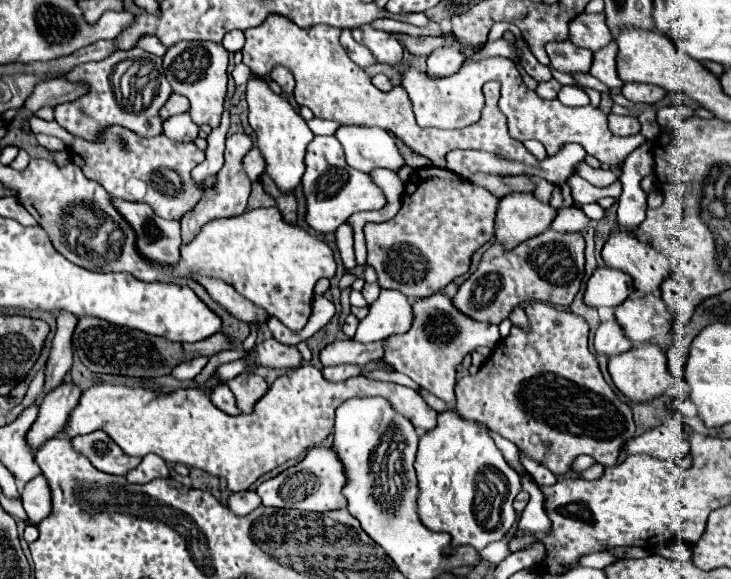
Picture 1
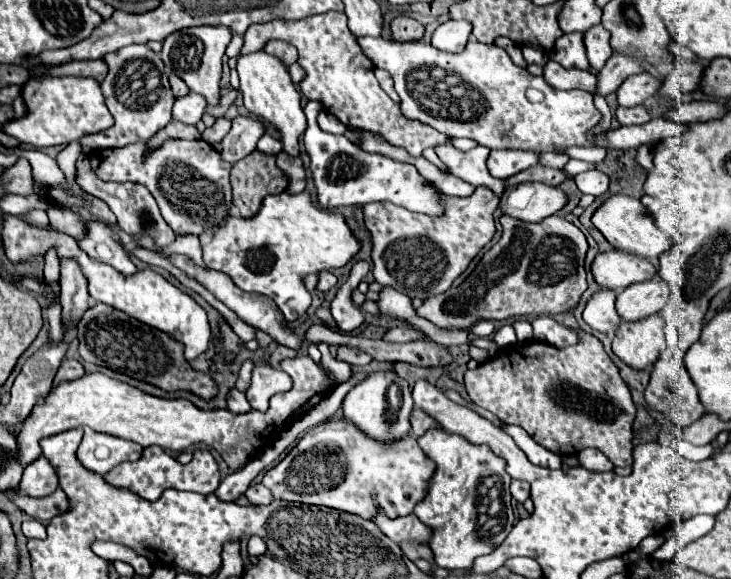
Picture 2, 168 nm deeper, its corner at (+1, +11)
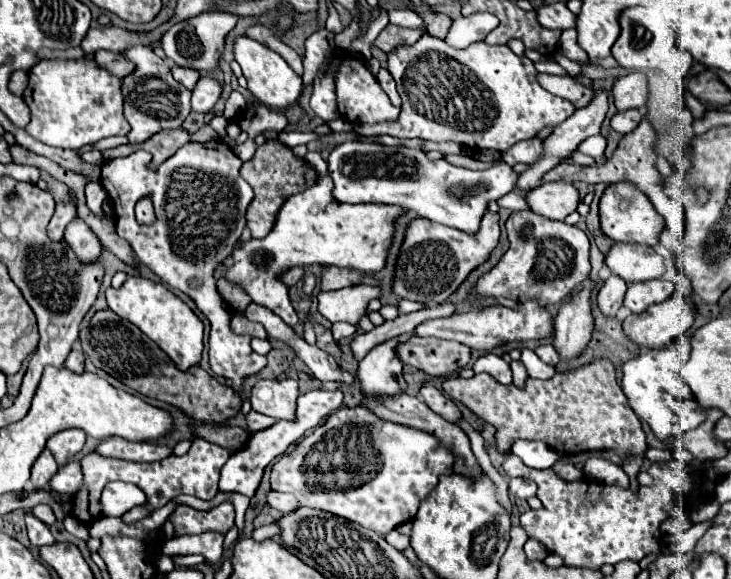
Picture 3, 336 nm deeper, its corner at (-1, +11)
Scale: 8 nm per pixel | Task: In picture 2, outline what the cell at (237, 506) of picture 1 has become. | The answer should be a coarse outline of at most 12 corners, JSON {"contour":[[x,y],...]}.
{"contour":[[251,483],[245,497],[251,505],[267,505],[273,499],[269,489]]}

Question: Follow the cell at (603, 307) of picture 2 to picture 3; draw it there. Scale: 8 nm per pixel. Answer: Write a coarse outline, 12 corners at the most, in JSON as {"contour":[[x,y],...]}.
{"contour":[[611,275],[597,295],[605,315],[617,315],[627,283]]}

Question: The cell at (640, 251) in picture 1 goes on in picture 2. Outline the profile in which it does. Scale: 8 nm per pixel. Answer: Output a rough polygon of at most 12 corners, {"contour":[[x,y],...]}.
{"contour":[[627,195],[607,199],[593,225],[617,249],[657,259],[671,247]]}

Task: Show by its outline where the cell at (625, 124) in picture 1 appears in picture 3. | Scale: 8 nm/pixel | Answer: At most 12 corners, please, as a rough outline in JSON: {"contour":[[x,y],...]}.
{"contour":[[639,109],[617,113],[611,127],[627,135],[639,125]]}

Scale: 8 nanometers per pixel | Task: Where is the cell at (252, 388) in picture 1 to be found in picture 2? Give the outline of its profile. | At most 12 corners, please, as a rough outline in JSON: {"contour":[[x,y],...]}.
{"contour":[[257,365],[245,395],[253,409],[265,411],[275,393],[289,391],[281,369]]}

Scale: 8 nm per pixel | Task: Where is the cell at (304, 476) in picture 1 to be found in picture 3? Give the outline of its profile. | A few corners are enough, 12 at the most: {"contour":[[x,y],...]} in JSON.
{"contour":[[337,409],[273,465],[273,491],[385,535],[455,455]]}

